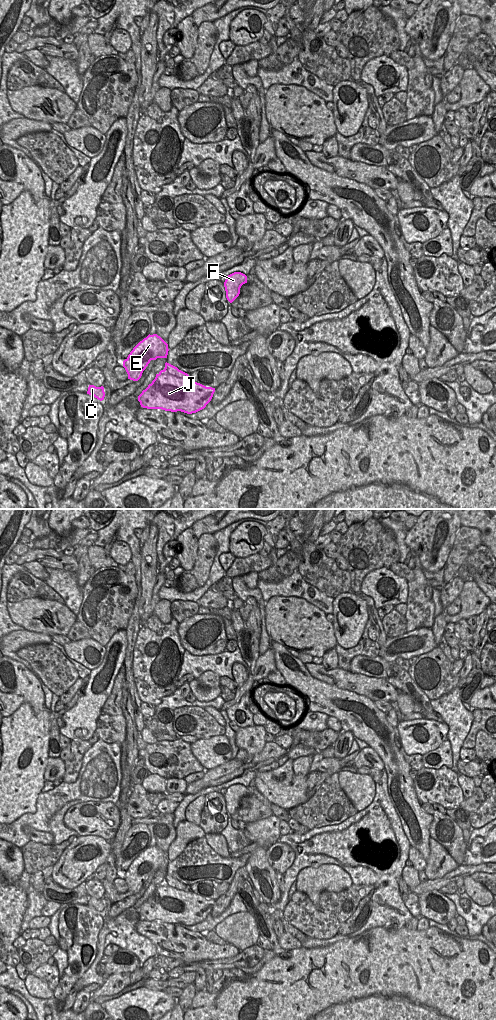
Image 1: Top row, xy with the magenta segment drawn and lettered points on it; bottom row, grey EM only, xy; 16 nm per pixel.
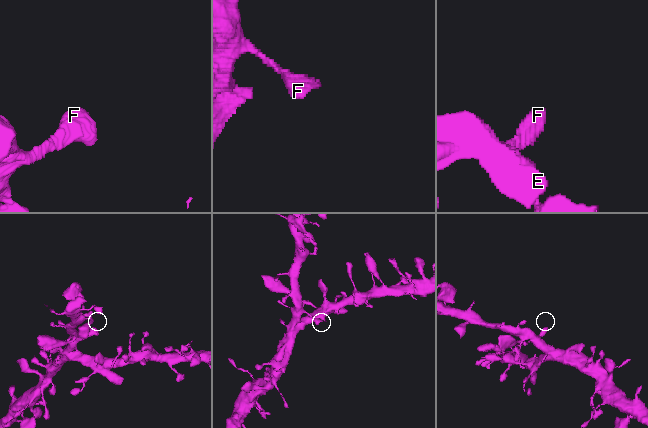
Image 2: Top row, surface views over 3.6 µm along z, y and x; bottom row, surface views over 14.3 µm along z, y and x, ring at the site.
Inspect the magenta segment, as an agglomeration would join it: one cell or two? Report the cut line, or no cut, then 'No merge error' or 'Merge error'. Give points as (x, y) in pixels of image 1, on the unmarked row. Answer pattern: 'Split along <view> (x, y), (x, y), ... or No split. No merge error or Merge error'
No split. No merge error

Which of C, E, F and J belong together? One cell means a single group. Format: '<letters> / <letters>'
C E F J

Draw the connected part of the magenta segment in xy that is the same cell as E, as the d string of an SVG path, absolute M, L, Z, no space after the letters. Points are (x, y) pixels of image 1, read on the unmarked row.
M157 846L148 847L140 853L123 873L128 891L138 893L151 872L167 870L168 856Z

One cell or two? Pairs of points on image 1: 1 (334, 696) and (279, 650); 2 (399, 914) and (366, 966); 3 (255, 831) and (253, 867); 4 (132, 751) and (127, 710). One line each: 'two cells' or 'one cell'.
1: one cell
2: two cells
3: one cell
4: one cell

